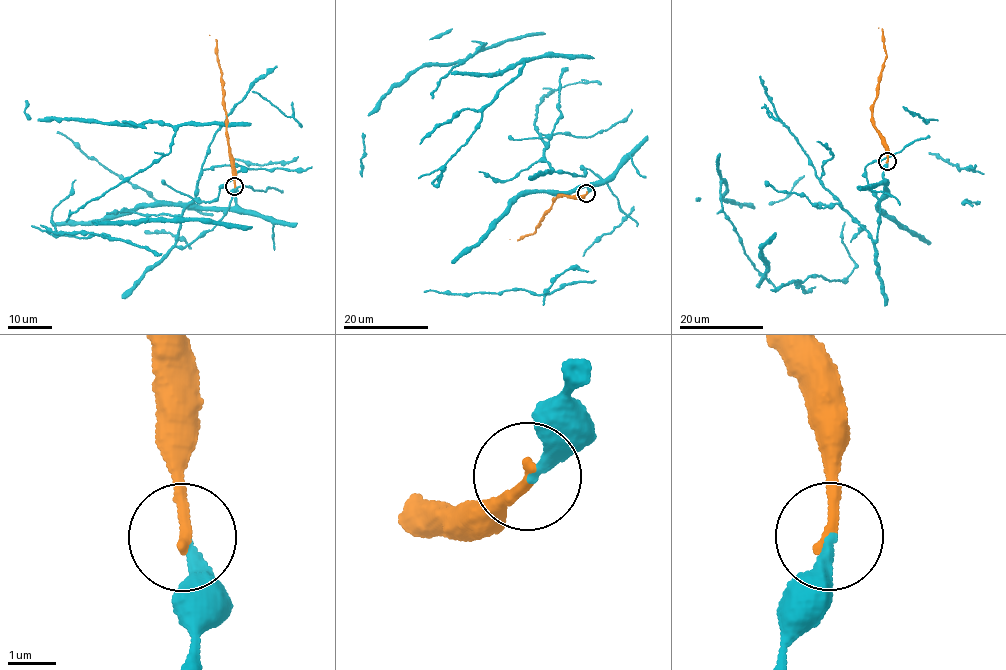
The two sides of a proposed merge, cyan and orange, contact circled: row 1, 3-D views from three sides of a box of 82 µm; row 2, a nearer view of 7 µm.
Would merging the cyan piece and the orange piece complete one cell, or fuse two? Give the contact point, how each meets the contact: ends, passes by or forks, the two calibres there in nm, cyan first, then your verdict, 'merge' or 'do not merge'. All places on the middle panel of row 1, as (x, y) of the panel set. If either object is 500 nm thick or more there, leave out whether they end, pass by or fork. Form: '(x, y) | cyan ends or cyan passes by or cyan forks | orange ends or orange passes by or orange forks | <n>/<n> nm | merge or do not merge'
(586, 193) | cyan ends | orange ends | 240/240 nm | merge

